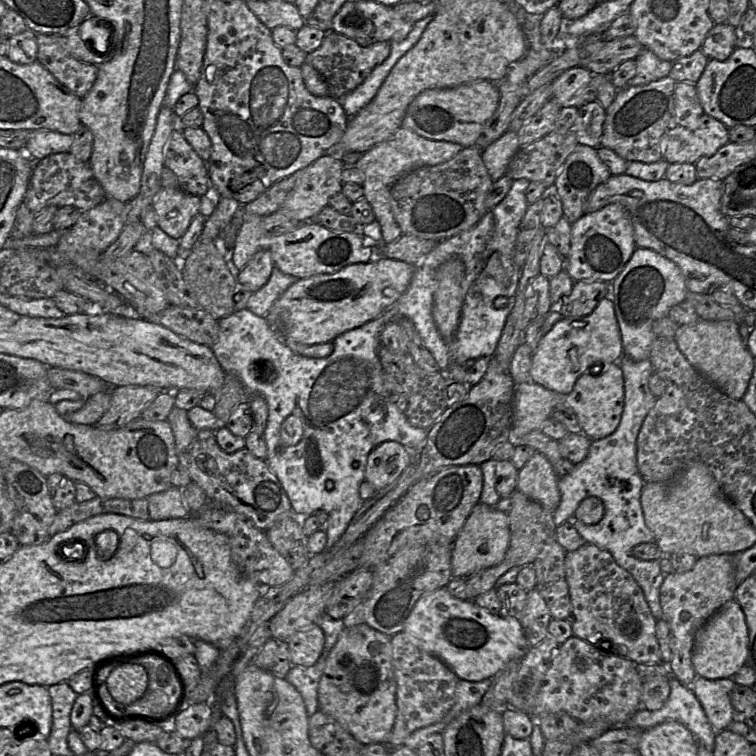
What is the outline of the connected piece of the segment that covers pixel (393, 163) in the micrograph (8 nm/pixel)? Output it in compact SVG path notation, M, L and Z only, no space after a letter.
M400 127L395 134L375 145L362 154L361 158L353 165L364 174L364 198L371 205L375 218L381 226L383 241L390 243L402 235L401 228L397 224L391 208L391 187L406 173L425 166L435 166L449 161L464 147L457 143L447 141L435 141L424 138L414 131Z

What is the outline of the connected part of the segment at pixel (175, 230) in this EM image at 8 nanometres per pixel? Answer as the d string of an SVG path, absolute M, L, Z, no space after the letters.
M179 187L161 188L151 205L157 215L157 227L174 239L180 239L199 214L201 199Z

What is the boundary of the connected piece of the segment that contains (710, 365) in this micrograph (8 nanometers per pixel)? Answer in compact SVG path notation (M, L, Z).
M699 319L690 325L679 325L674 340L687 361L701 375L728 397L741 400L747 390L755 359L739 331L740 324L731 321L705 321Z

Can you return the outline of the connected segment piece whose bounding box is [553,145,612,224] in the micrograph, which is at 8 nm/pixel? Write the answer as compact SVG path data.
M578 145L566 159L553 186L554 193L562 203L564 218L573 224L584 216L584 203L590 193L611 176L608 167L599 158L597 148Z

